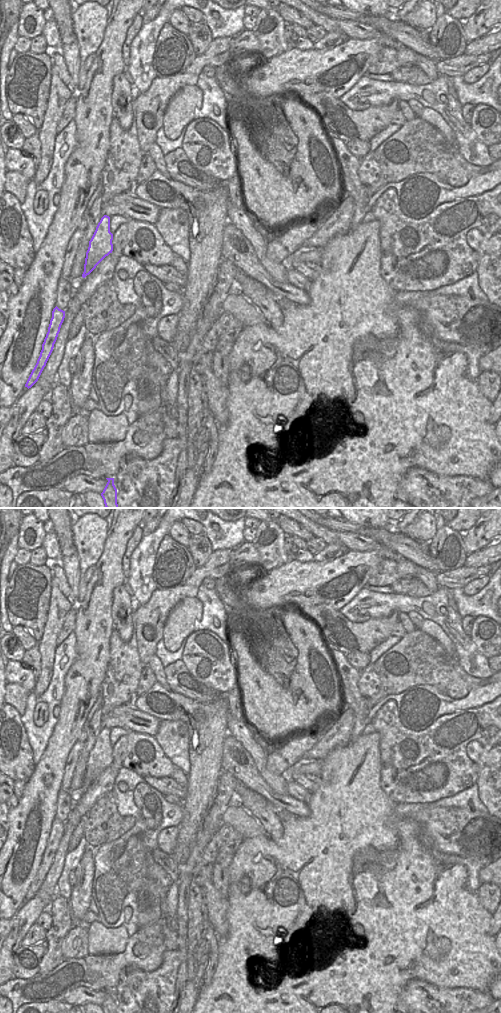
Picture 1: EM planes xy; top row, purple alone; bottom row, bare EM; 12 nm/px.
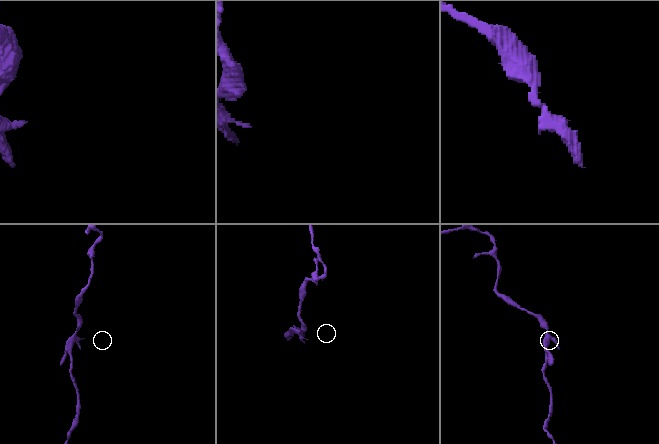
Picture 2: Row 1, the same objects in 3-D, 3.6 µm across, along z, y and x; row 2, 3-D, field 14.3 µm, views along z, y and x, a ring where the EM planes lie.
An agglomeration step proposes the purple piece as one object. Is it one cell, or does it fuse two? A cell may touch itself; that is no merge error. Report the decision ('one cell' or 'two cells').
two cells

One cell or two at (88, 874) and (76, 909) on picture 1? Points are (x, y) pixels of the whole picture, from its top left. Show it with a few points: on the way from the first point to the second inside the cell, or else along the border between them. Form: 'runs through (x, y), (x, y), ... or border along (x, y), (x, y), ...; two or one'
runs through (87, 883), (79, 900); one

